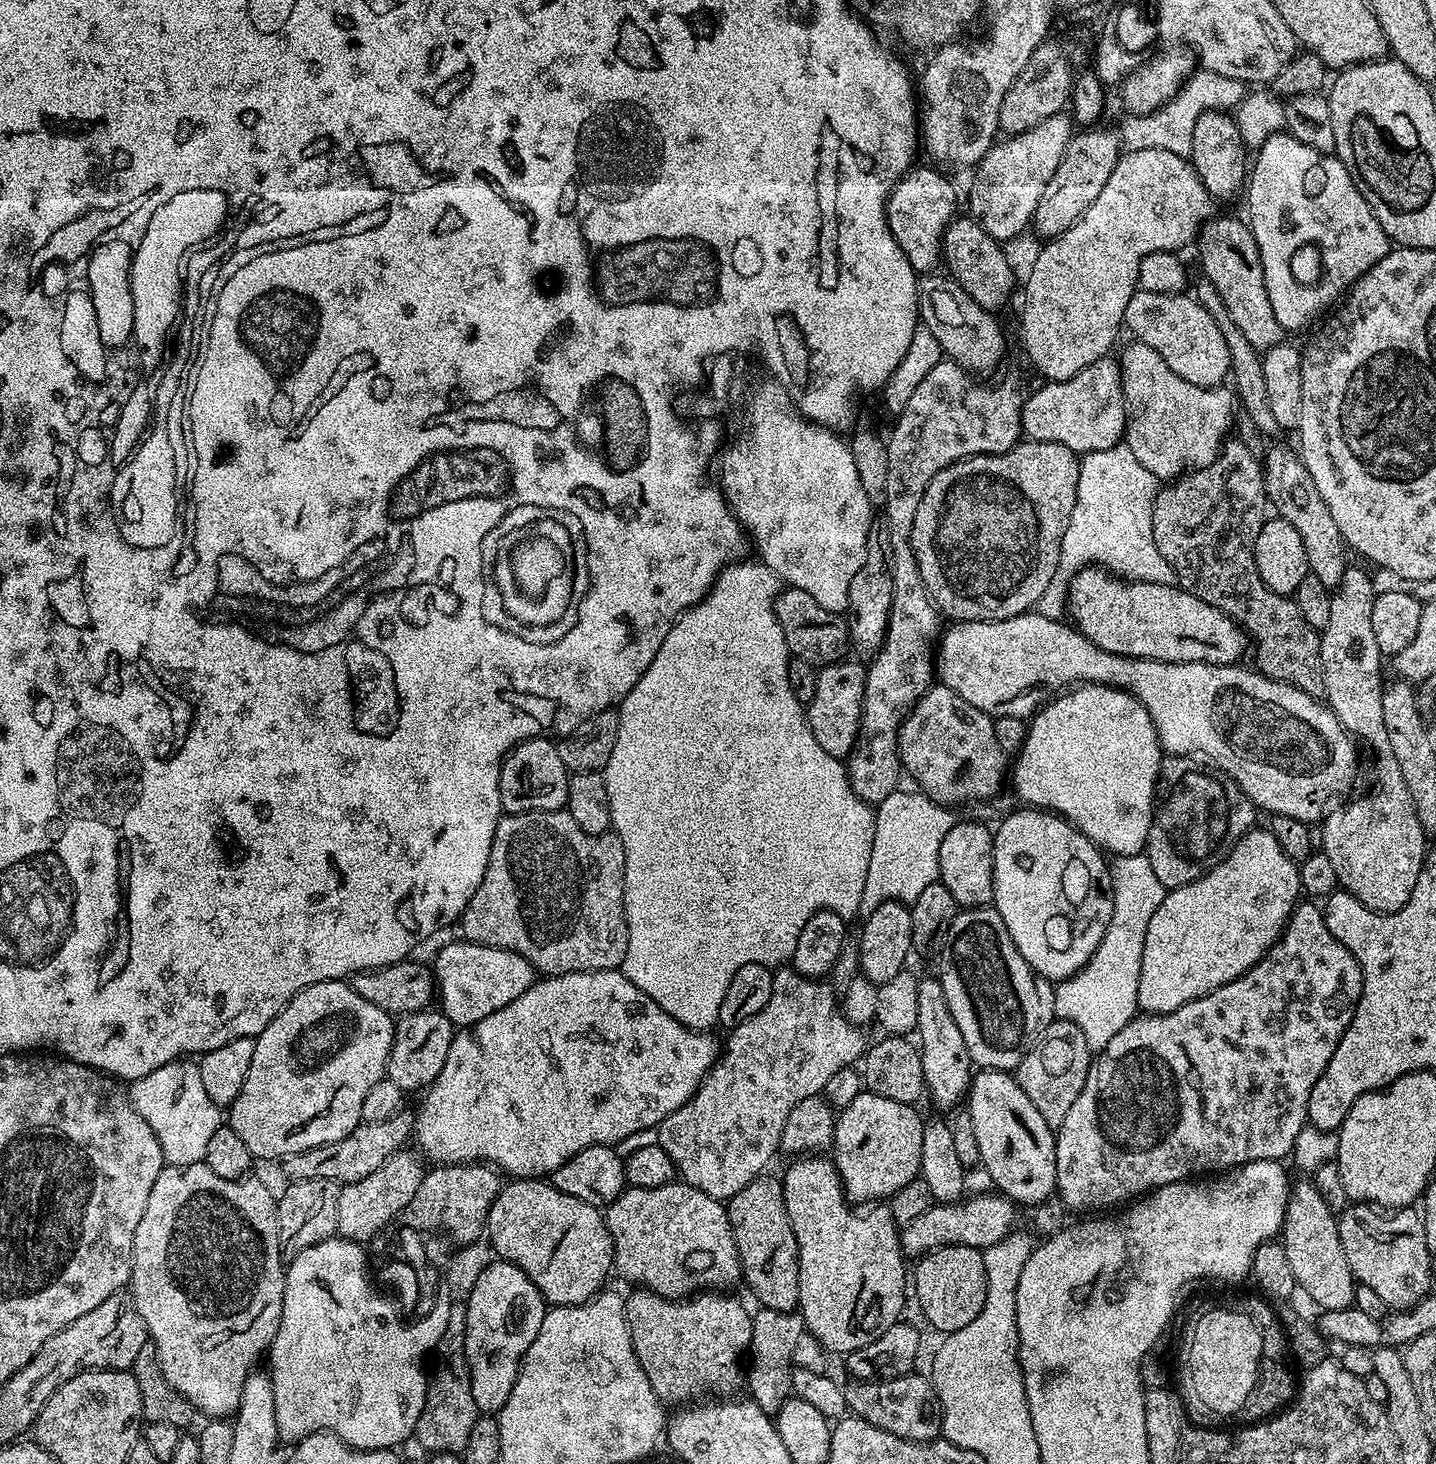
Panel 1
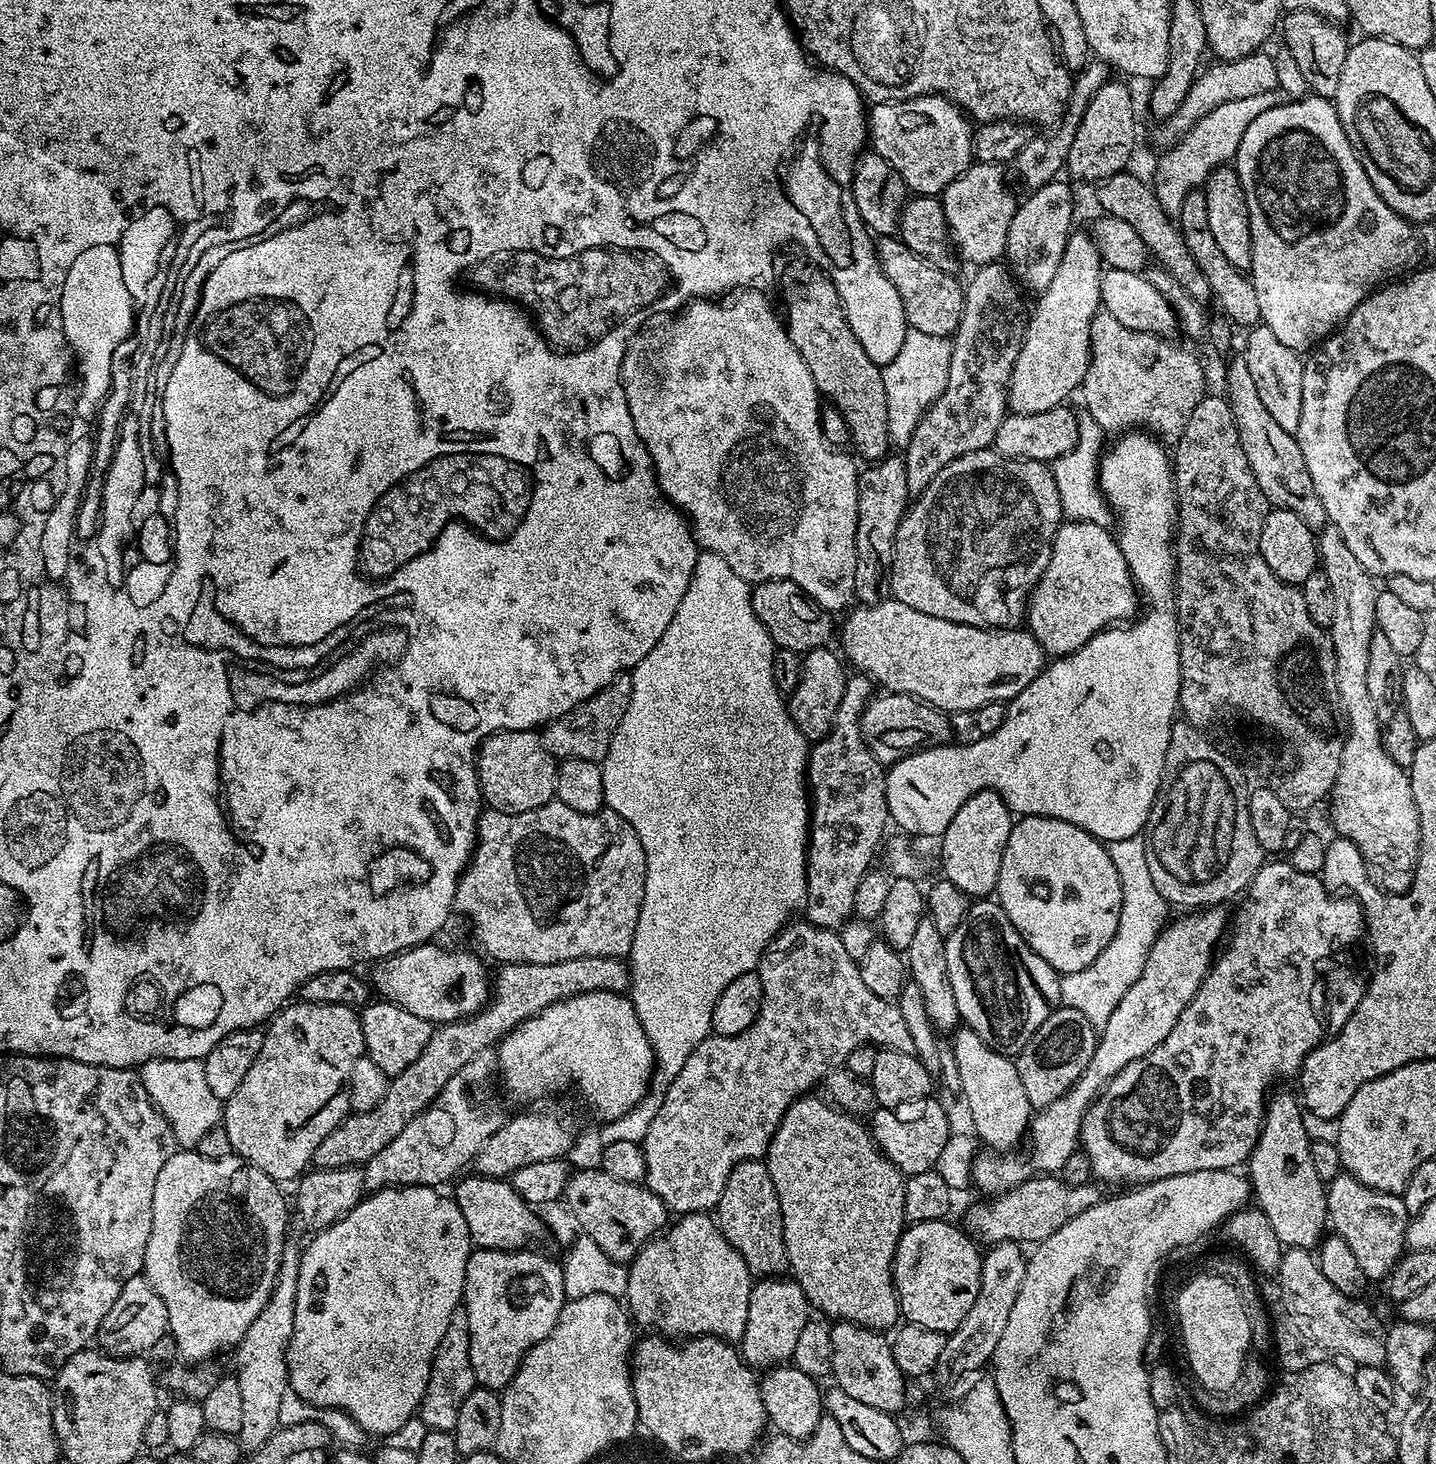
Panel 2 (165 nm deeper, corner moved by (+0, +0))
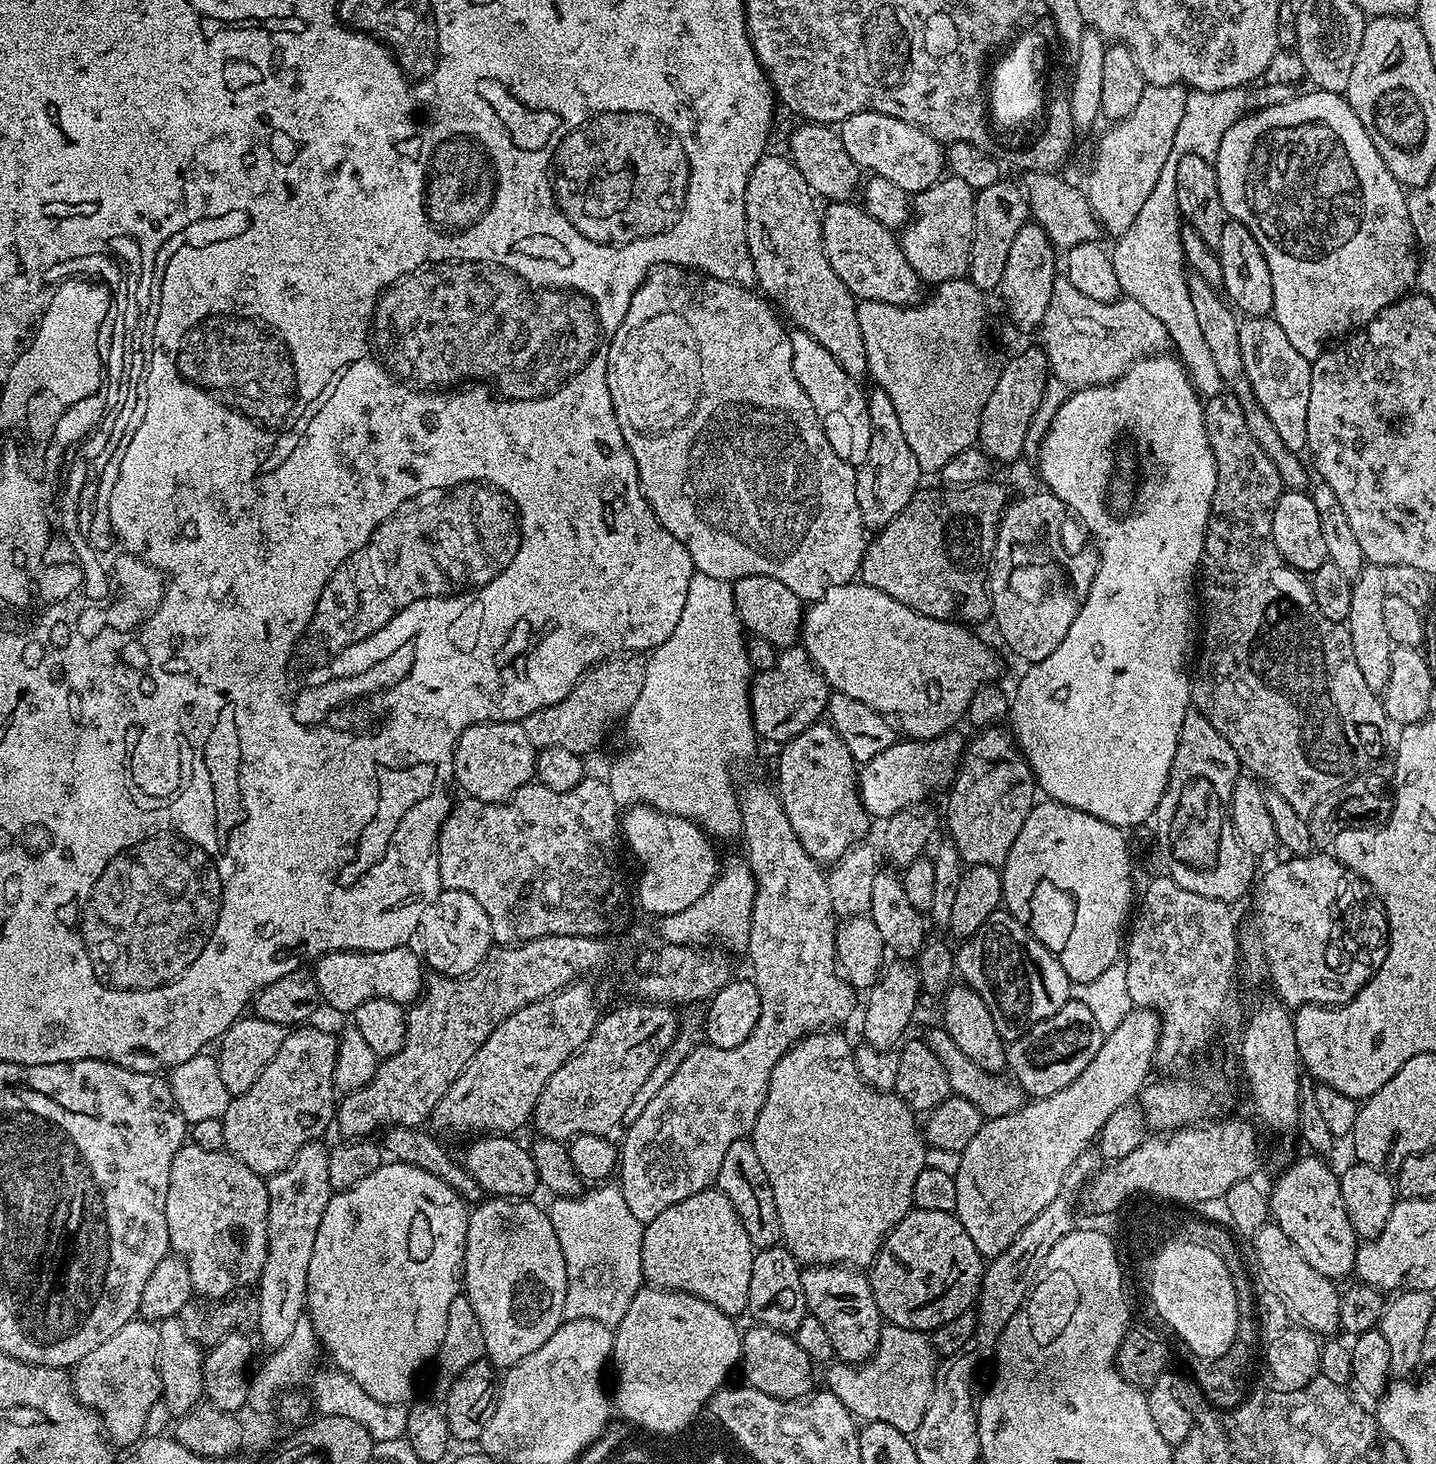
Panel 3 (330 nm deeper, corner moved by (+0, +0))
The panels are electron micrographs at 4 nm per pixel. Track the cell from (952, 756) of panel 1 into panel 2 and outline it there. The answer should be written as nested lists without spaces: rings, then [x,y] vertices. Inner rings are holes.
[[[900,692],[880,695],[869,700],[860,723],[866,746],[874,754],[874,758],[878,758],[880,764],[897,764],[911,752],[921,752],[924,748],[947,744],[953,739],[952,724],[948,721],[951,719],[940,709],[925,704],[914,696],[904,696]]]

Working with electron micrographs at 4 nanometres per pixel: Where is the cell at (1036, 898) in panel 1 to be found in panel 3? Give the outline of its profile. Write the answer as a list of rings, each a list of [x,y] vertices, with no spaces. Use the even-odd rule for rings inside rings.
[[[1044,798],[1033,804],[1002,866],[1007,907],[1013,916],[1023,917],[1028,931],[1054,953],[1072,984],[1094,982],[1098,974],[1121,959],[1126,925],[1134,908],[1132,856],[1124,836],[1127,836],[1125,829],[1110,826],[1110,822],[1094,818],[1094,814]]]

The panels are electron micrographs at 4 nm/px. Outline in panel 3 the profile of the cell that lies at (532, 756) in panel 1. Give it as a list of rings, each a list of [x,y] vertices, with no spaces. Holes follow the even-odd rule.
[[[511,720],[510,722],[486,722],[475,724],[462,734],[454,750],[455,783],[464,791],[465,797],[502,804],[512,799],[522,786],[533,783],[536,774],[537,749],[530,742],[523,723]]]

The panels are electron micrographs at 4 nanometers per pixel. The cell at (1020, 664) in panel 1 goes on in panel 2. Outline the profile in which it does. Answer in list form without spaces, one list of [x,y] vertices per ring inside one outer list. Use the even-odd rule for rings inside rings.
[[[885,598],[879,604],[853,607],[844,618],[844,629],[841,632],[839,629],[838,640],[840,636],[843,655],[851,667],[852,664],[856,667],[853,669],[857,673],[867,676],[879,687],[881,684],[884,687],[881,689],[914,696],[945,714],[972,714],[987,704],[1013,700],[1026,690],[1026,686],[1030,686],[1030,682],[1034,682],[1036,675],[1046,666],[1044,647],[1031,632],[1020,628],[975,628],[946,622],[942,618],[930,618],[930,614],[922,614],[891,598]]]

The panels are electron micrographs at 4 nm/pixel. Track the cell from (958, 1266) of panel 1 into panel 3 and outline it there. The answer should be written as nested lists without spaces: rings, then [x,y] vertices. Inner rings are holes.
[[[917,1208],[892,1228],[880,1247],[876,1261],[870,1266],[874,1302],[887,1323],[932,1334],[975,1305],[980,1294],[980,1277],[983,1276],[985,1267],[980,1252],[974,1242],[970,1242],[970,1234],[966,1234],[962,1222],[955,1214]]]

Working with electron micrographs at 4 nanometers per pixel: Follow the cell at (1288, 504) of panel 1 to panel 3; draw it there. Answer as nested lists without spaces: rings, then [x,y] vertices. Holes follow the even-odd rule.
[[[1192,274],[1187,277],[1186,283],[1188,285],[1188,289],[1190,290],[1190,302],[1193,303],[1193,305],[1194,305],[1194,314],[1198,318],[1198,327],[1200,327],[1200,329],[1202,330],[1202,335],[1204,335],[1204,339],[1206,341],[1206,347],[1209,348],[1210,355],[1213,356],[1213,358],[1214,358],[1214,363],[1217,366],[1218,374],[1222,374],[1222,380],[1223,380],[1224,384],[1230,389],[1232,395],[1234,395],[1238,398],[1238,402],[1242,406],[1242,414],[1246,414],[1246,426],[1250,426],[1250,434],[1254,434],[1254,438],[1258,442],[1258,446],[1262,446],[1262,450],[1274,462],[1274,466],[1278,470],[1278,478],[1280,479],[1281,485],[1283,485],[1283,487],[1285,489],[1288,489],[1288,490],[1307,489],[1310,484],[1310,479],[1308,480],[1309,469],[1306,467],[1306,464],[1305,464],[1306,469],[1304,469],[1304,464],[1302,461],[1300,461],[1301,457],[1299,455],[1297,455],[1297,453],[1291,452],[1290,449],[1287,448],[1284,443],[1282,443],[1282,438],[1278,438],[1278,433],[1275,432],[1274,426],[1271,425],[1270,418],[1266,418],[1266,412],[1264,410],[1262,410],[1262,406],[1258,406],[1258,398],[1254,398],[1254,390],[1250,386],[1250,378],[1246,378],[1246,365],[1244,363],[1242,363],[1242,346],[1238,343],[1238,330],[1240,329],[1240,320],[1238,319],[1237,313],[1234,311],[1231,303],[1229,303],[1229,301],[1227,299],[1225,299],[1225,297],[1223,295],[1221,295],[1221,293],[1214,286],[1210,286],[1210,282],[1206,282],[1202,278],[1198,278],[1197,276],[1195,276],[1195,274]]]

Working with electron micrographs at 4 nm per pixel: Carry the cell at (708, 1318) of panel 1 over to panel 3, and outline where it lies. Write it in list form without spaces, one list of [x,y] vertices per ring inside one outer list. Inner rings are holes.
[[[713,1186],[698,1194],[690,1194],[690,1198],[678,1202],[678,1206],[670,1206],[670,1210],[662,1210],[658,1218],[644,1225],[642,1234],[642,1270],[644,1280],[649,1285],[665,1290],[689,1292],[691,1296],[702,1298],[718,1310],[722,1310],[733,1318],[743,1317],[748,1311],[750,1298],[750,1278],[752,1277],[752,1258],[754,1249],[746,1230],[742,1230],[742,1222],[730,1206],[730,1198]]]

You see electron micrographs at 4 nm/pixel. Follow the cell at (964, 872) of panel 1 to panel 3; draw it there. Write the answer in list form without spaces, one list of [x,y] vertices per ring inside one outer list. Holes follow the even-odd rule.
[[[997,726],[977,731],[975,735],[973,740],[967,741],[962,763],[947,793],[949,794],[947,835],[954,842],[965,865],[977,864],[1000,868],[1010,854],[1010,846],[1014,846],[1014,838],[1018,838],[1018,830],[1022,830],[1022,822],[1026,822],[1033,804],[1037,803],[1038,789],[1032,768],[1025,760],[1023,752],[1014,743],[1011,731]]]

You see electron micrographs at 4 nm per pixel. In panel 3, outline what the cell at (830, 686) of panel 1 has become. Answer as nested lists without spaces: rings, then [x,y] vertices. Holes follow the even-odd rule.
[[[793,646],[779,649],[774,666],[751,677],[750,695],[757,737],[764,739],[765,736],[776,746],[783,746],[827,713],[830,689],[804,647]]]

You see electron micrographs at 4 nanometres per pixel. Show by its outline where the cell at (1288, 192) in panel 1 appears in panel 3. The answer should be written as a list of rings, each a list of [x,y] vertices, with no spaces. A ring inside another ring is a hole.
[[[1311,90],[1305,96],[1293,95],[1292,99],[1278,106],[1258,108],[1243,116],[1230,130],[1226,130],[1226,138],[1222,138],[1222,146],[1218,146],[1218,154],[1214,161],[1218,174],[1218,194],[1222,198],[1225,213],[1231,219],[1242,222],[1258,238],[1258,246],[1262,246],[1262,254],[1266,254],[1266,266],[1270,266],[1270,282],[1274,286],[1274,306],[1271,315],[1282,326],[1286,338],[1290,338],[1294,350],[1302,354],[1302,358],[1314,361],[1320,357],[1325,347],[1337,338],[1344,338],[1353,330],[1359,330],[1373,320],[1386,306],[1401,299],[1409,291],[1408,288],[1418,280],[1418,245],[1416,235],[1408,213],[1408,198],[1405,189],[1390,174],[1386,162],[1382,162],[1382,154],[1374,150],[1374,142],[1370,142],[1370,134],[1366,134],[1366,126],[1358,122],[1358,114],[1348,105],[1347,99],[1339,92],[1321,92]]]

